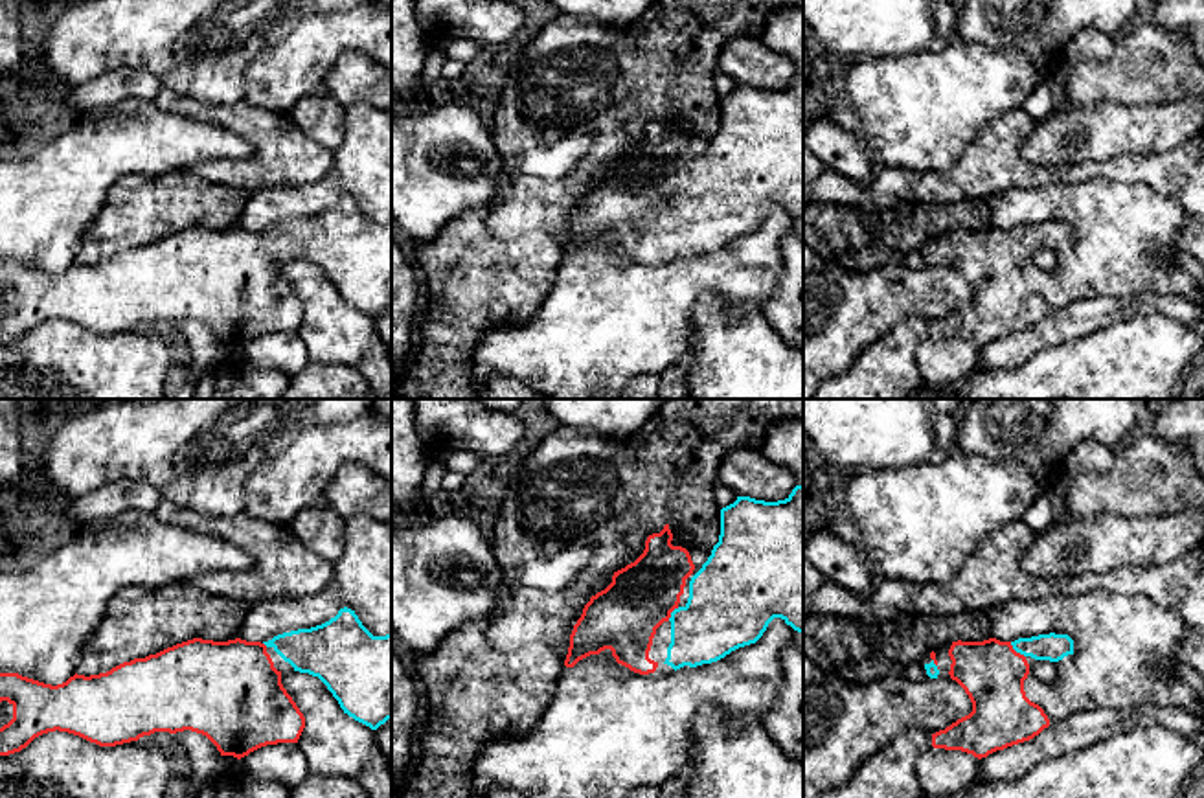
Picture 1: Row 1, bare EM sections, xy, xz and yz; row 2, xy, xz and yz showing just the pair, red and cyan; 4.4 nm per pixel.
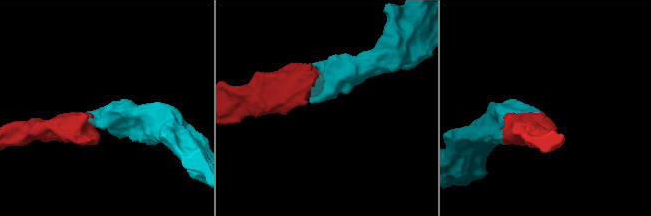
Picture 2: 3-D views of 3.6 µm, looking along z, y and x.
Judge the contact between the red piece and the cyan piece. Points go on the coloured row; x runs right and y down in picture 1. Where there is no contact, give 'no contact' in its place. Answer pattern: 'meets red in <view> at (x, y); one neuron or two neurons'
meets red in yz at (1015, 651); one neuron

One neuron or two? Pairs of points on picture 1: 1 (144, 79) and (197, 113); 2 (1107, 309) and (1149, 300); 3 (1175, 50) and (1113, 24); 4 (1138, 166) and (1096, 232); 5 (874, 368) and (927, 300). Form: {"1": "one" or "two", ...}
{"1": "two", "2": "one", "3": "two", "4": "two", "5": "two"}

